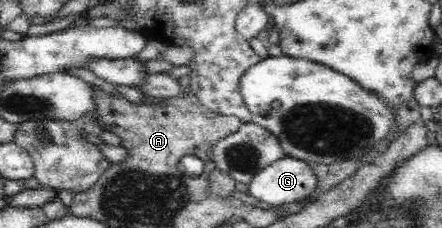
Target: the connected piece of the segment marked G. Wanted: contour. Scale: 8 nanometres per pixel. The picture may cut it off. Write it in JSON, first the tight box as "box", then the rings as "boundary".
{"box":[246,157,317,206],"boundary":[[[283,157],[252,174],[246,194],[270,206],[300,204],[317,188],[317,175],[309,163]]]}

